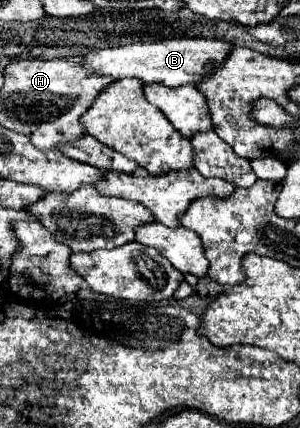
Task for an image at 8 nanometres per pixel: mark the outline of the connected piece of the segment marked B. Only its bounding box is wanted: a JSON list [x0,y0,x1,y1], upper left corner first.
[84,38,232,86]

